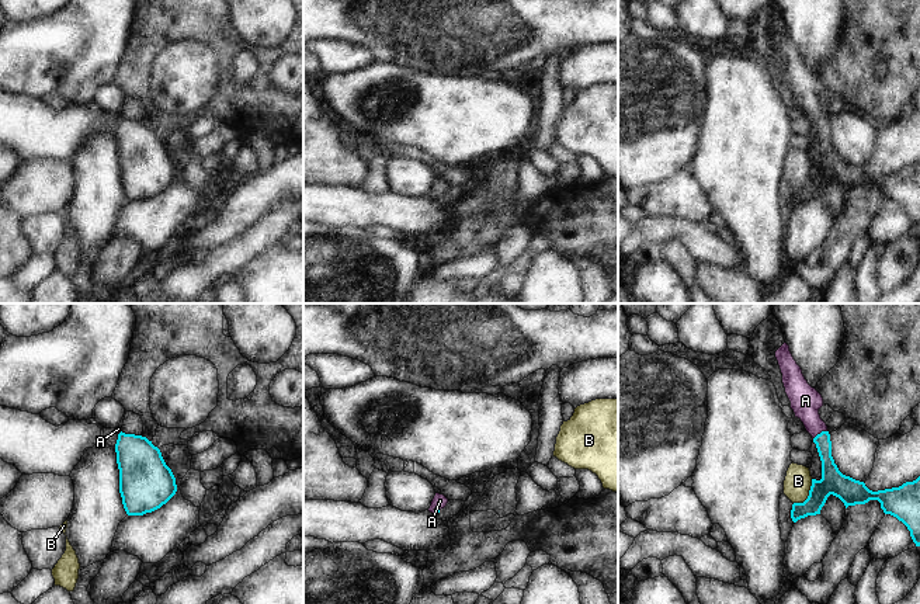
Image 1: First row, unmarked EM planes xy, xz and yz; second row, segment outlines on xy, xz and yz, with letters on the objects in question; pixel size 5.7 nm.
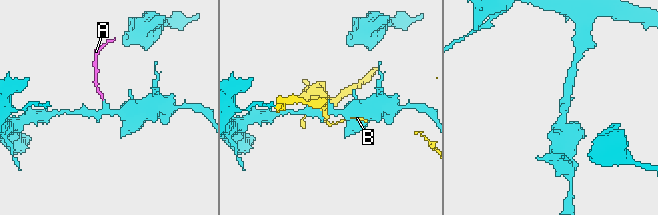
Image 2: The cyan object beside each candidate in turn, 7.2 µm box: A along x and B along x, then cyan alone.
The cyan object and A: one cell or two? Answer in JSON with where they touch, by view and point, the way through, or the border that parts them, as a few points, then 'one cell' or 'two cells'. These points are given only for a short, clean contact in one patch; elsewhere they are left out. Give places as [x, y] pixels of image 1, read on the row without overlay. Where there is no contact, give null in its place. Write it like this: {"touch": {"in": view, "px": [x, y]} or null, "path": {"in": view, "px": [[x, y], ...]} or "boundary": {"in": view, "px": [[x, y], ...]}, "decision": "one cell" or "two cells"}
{"touch": {"in": "yz", "px": [820, 118]}, "path": {"in": "yz", "px": [[830, 160], [820, 118], [809, 101], [805, 86]]}, "decision": "one cell"}

